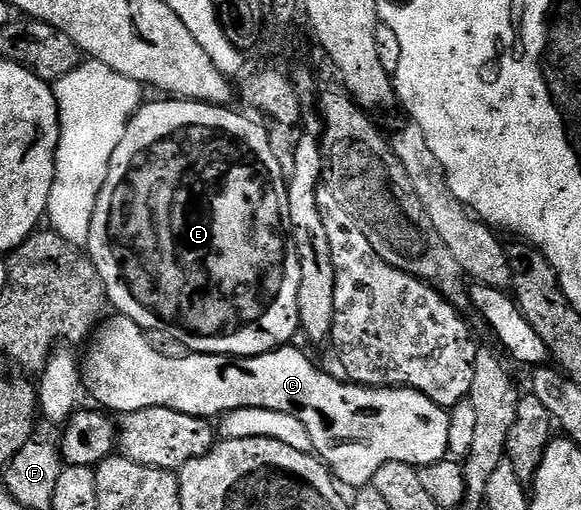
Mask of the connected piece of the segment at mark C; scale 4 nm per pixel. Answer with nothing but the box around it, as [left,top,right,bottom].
[81,314,450,489]

